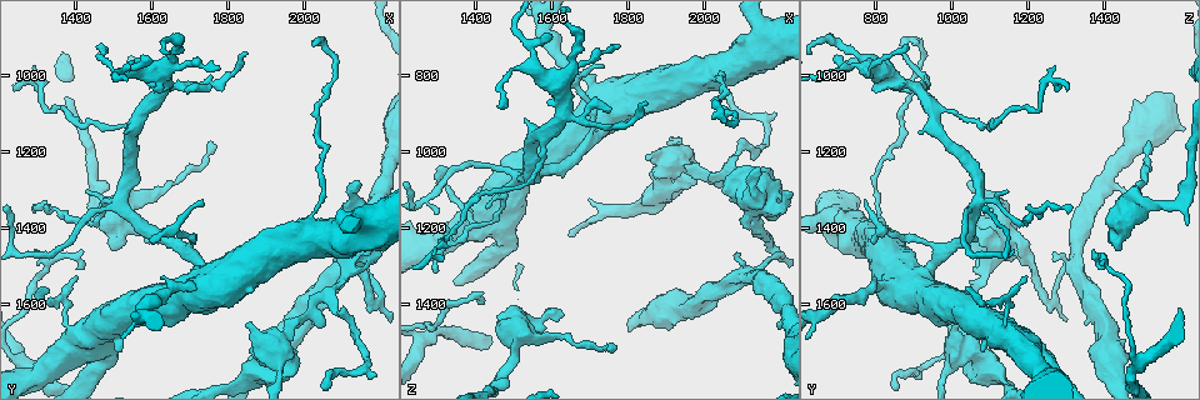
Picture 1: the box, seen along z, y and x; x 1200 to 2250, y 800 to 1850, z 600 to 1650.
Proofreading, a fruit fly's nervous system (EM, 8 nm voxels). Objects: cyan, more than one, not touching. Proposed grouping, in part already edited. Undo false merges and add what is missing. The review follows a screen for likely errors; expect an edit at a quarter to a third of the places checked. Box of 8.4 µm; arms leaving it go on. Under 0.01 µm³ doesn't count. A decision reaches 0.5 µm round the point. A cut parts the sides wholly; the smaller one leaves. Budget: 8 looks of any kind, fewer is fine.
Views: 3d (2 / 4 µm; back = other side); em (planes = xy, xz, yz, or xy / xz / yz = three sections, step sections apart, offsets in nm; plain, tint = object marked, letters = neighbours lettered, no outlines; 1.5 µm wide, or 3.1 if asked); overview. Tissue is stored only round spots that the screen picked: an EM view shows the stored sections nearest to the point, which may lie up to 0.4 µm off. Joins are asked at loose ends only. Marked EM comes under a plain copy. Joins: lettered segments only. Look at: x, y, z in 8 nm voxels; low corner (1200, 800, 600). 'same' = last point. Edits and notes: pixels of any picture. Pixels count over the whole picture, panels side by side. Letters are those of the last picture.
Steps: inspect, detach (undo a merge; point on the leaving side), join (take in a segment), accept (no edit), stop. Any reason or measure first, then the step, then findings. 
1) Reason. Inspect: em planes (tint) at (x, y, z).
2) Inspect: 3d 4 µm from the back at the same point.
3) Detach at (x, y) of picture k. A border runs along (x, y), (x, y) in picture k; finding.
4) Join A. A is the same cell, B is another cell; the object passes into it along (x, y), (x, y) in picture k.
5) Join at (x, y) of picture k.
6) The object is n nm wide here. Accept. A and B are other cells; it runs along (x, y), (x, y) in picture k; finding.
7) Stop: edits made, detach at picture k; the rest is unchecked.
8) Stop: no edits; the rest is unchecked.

Free end. Inspect: 3d 4 µm at (1315, 1560, 1045).

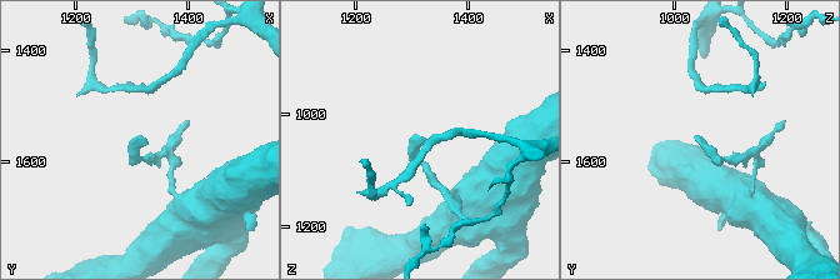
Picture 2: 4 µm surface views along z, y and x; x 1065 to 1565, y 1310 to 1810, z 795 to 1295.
Shape alone is not enough. Inspect: em planes (letters) at (1320, 1555, 1040).

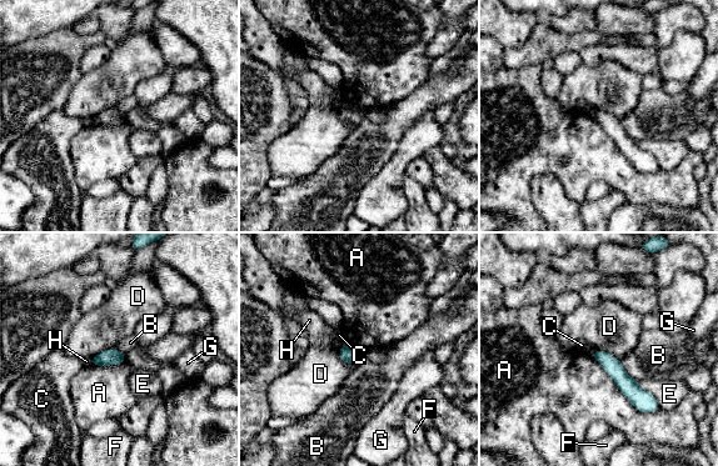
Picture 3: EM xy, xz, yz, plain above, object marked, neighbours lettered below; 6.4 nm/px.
The longest contact is with A, 600 nm. Accept. A, B, C, D, E, F, G and H are other cells; a border runs along (621, 361), (624, 370), (637, 381) in picture 3; none of them fits.

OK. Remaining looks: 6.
Free end. Inspect: em xy step 4 (tint) at (2145, 1270, 1045).

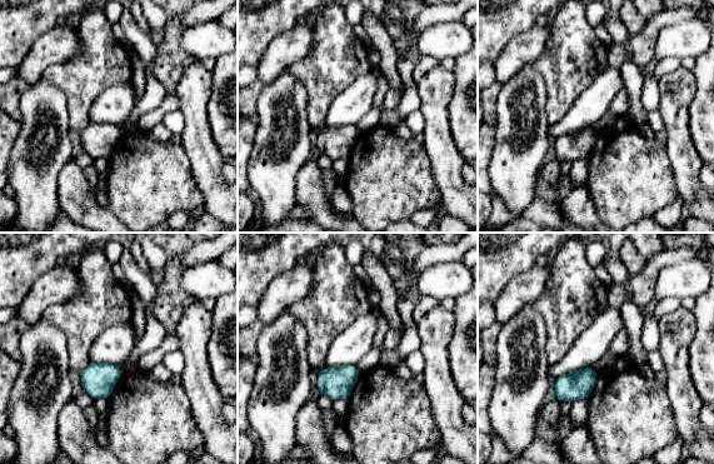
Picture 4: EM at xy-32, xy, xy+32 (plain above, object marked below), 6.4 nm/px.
Inspect: em yz step 4 (letters) at the same point.

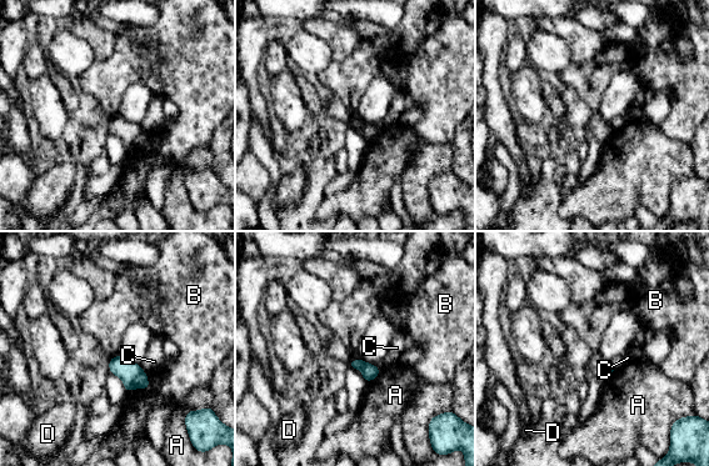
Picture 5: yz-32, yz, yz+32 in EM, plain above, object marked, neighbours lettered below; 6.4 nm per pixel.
The object is 110 nm wide here. Accept. A, B, C and D are other cells; a border runs along (118, 354), (110, 359) in picture 5; no lettered segment goes on from it.

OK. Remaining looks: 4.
Inspect: em planes (letters) at (1760, 1170, 1525).

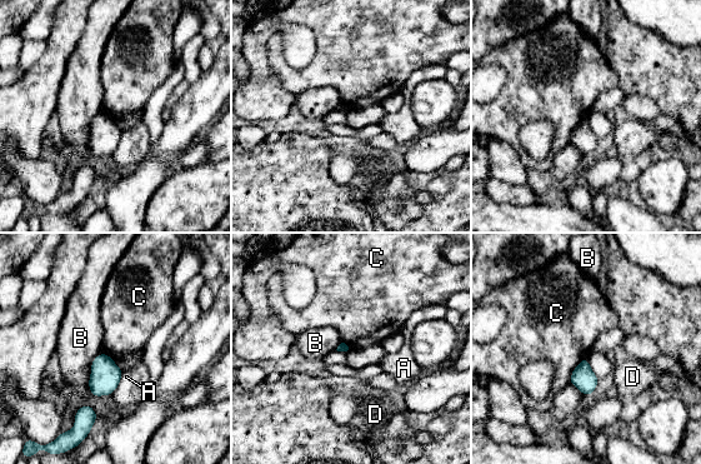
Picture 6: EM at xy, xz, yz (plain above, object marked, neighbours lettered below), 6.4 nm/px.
The longest contact is with B, 240 nm. Accept. A, B, C and D are other cells; a border runs along (586, 357), (574, 369), (569, 383) in picture 6; no lettered segment goes on from it.

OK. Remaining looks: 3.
Stop: no edits; the rest is unchecked.

